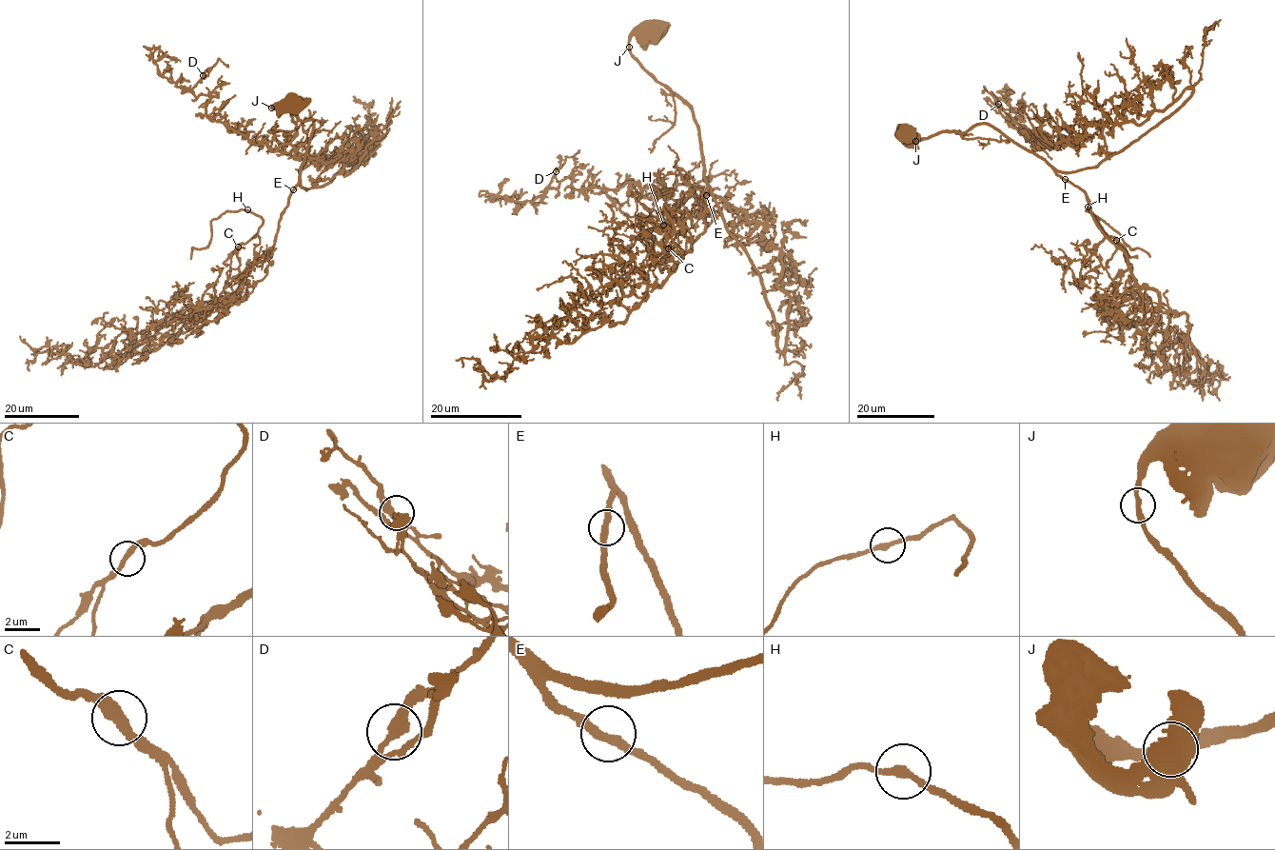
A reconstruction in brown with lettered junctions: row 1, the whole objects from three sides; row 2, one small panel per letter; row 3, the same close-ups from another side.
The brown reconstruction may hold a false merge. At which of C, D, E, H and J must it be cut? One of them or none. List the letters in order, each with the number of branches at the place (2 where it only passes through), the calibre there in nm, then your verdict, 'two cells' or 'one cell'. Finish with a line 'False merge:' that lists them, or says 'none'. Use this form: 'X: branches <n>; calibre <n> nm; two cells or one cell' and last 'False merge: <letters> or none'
C: branches 2; calibre 320 nm; one cell
D: branches 2; calibre 360 nm; one cell
E: branches 2; calibre 320 nm; one cell
H: branches 2; calibre 280 nm; one cell
J: branches 2; calibre 320 nm; one cell
False merge: none

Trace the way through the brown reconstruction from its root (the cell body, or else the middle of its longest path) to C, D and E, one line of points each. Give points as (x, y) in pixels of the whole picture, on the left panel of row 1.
C: (291, 105), (270, 108), (312, 119), (298, 184), (274, 245), (254, 261), (234, 297), (226, 281), (238, 247)
D: (291, 105), (270, 108), (312, 119), (306, 190), (346, 159), (271, 150), (212, 121), (192, 91), (203, 75)
E: (291, 105), (281, 104), (270, 108), (292, 111), (304, 121), (312, 119), (313, 125), (298, 184), (293, 189)

